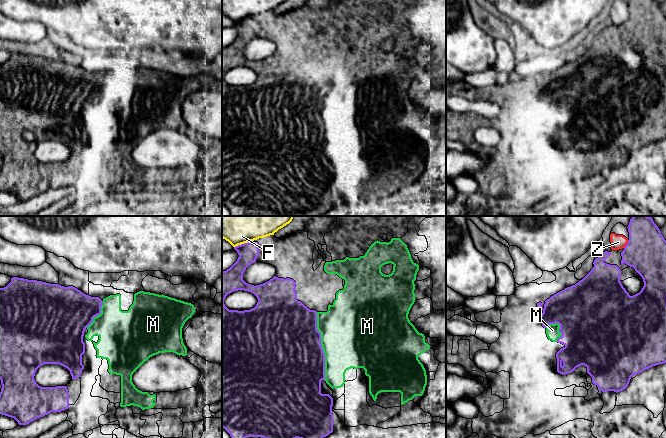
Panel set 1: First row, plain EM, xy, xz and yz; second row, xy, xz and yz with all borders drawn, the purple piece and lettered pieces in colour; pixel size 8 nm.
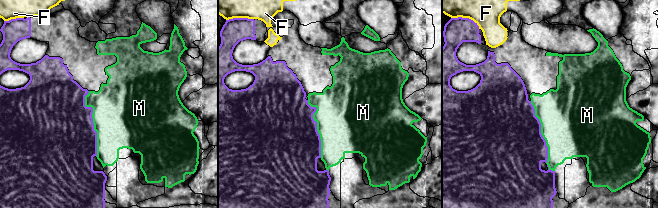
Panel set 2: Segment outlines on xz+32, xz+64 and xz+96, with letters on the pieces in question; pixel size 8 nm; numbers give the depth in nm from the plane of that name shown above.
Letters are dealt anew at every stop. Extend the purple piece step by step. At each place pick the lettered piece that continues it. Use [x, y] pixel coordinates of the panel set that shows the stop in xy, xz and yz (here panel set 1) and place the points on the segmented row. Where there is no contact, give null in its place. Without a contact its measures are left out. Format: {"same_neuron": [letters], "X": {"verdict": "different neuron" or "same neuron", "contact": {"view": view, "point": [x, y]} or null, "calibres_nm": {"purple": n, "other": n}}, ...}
{"same_neuron": ["M"], "F": {"verdict": "different neuron", "contact": {"view": "xz", "point": [244, 243]}, "calibres_nm": {"purple": 160, "other": 440}}, "M": {"verdict": "same neuron", "contact": {"view": "xz", "point": [321, 346]}, "calibres_nm": {"purple": 500, "other": 480}}, "Z": {"verdict": "different neuron", "contact": {"view": "yz", "point": [627, 244]}, "calibres_nm": {"purple": 320, "other": 110}}}

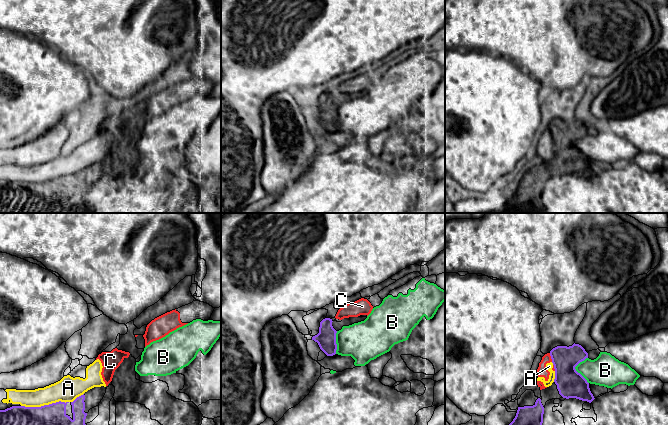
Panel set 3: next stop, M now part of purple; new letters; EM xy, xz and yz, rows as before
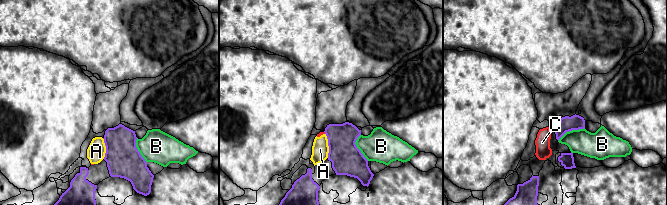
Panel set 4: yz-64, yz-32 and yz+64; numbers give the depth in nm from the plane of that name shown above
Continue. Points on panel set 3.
{"same_neuron": [], "A": {"verdict": "different neuron", "contact": {"view": "xy", "point": [44, 405]}, "calibres_nm": {"purple": 180, "other": 190}}, "B": {"verdict": "different neuron", "contact": {"view": "yz", "point": [575, 370]}, "calibres_nm": {"purple": 220, "other": 240}}, "C": {"verdict": "different neuron", "contact": {"view": "yz", "point": [551, 357]}, "calibres_nm": {"purple": 220, "other": 90}}}

